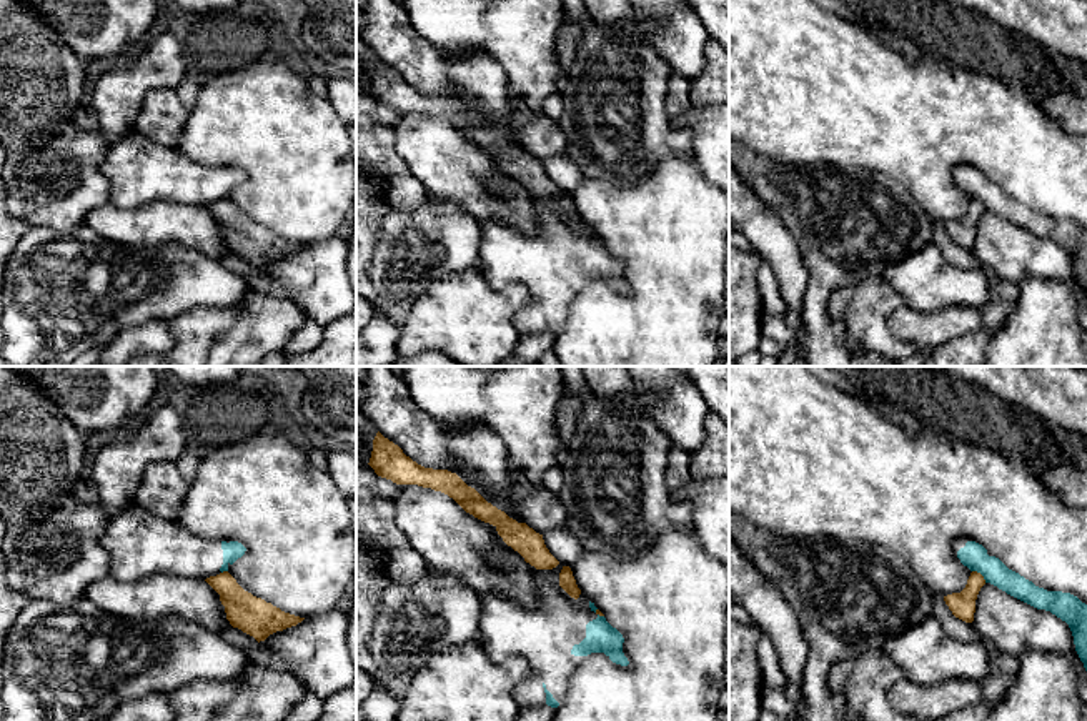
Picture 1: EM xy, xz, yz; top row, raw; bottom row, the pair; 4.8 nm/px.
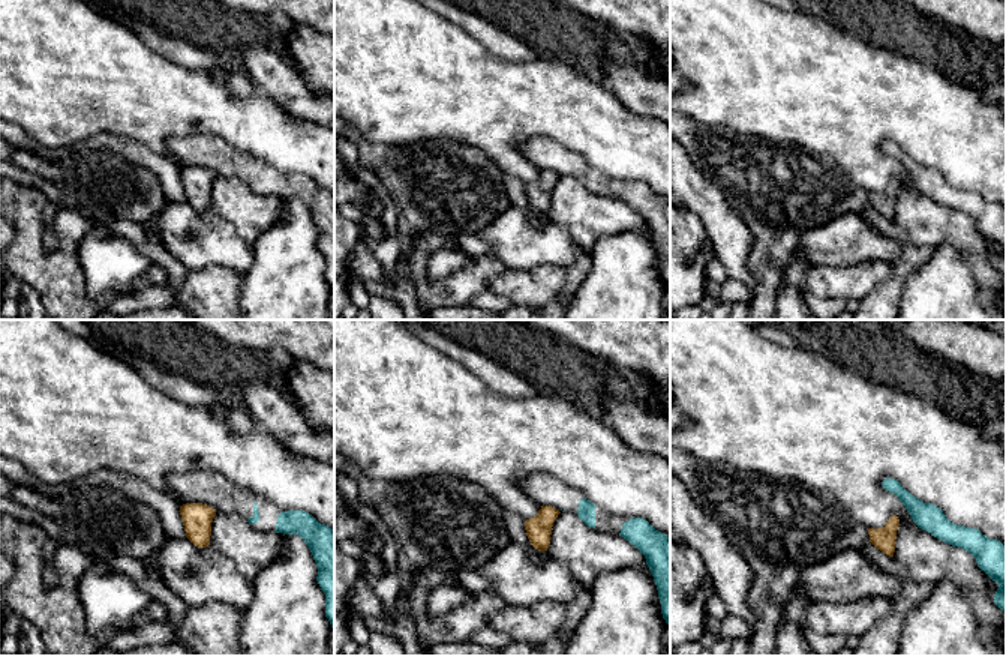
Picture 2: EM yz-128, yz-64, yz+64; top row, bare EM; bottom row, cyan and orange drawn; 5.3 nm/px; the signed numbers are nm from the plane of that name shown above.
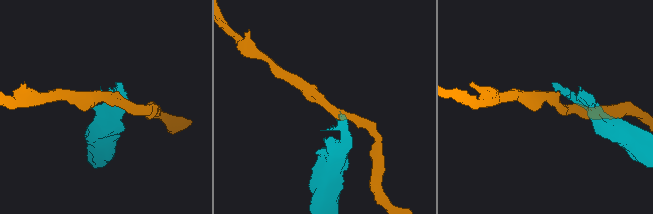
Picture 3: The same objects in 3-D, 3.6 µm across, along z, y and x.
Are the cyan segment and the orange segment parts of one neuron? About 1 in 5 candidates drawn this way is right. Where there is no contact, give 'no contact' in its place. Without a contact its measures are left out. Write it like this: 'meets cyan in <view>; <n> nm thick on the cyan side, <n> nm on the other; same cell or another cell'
meets cyan in yz; 120 nm thick on the cyan side, 130 nm on the other; another cell

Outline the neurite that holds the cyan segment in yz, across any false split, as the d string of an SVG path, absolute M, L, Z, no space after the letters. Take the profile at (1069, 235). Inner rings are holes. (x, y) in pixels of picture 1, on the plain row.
M957 165L952 172L954 181L970 198L984 203L985 210L997 213L1007 221L1037 235L1045 236L1065 248L1072 258L1075 278L1087 298L1087 231L1077 223L1062 218L1047 218L1035 213L1019 200L1009 196L999 185L970 165Z

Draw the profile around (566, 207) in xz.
M563 193L559 200L559 213L574 226L578 226L581 221L569 193Z

